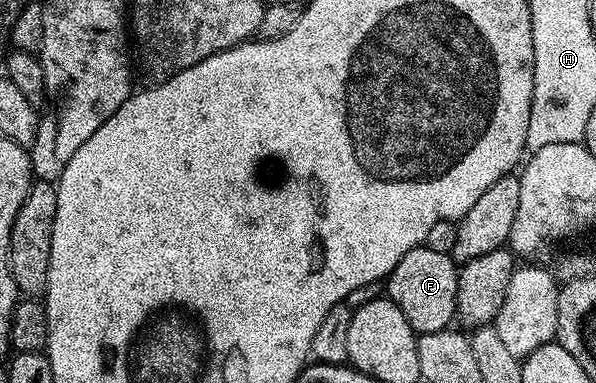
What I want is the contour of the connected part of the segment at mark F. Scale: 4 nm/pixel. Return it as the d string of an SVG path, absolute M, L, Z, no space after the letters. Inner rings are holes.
M420 245L409 249L409 253L397 261L385 280L385 295L395 302L401 313L405 313L405 321L409 321L416 333L437 333L448 330L456 318L458 280L459 267L450 254L437 253L436 250Z

